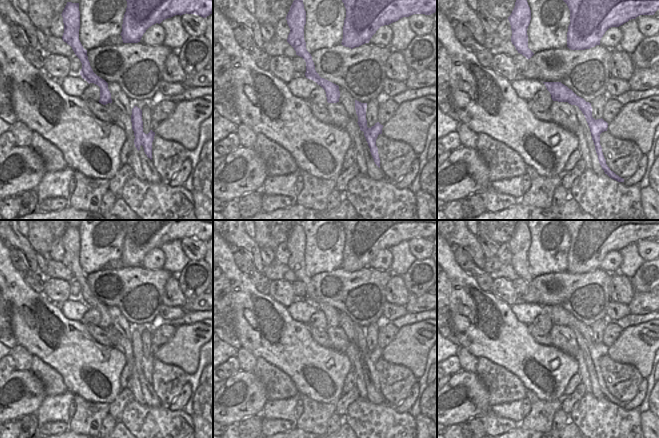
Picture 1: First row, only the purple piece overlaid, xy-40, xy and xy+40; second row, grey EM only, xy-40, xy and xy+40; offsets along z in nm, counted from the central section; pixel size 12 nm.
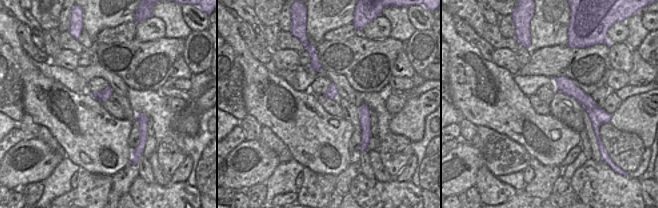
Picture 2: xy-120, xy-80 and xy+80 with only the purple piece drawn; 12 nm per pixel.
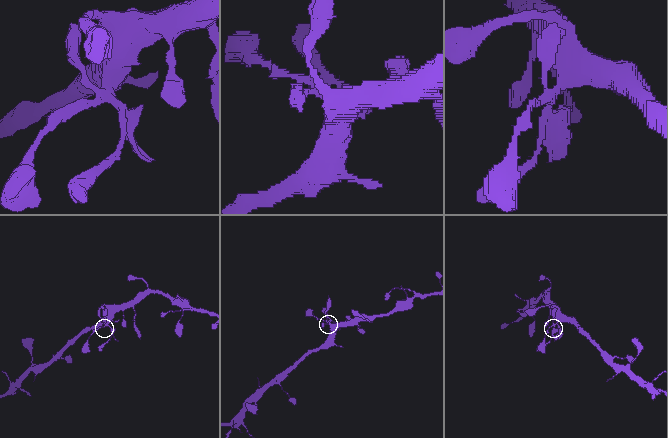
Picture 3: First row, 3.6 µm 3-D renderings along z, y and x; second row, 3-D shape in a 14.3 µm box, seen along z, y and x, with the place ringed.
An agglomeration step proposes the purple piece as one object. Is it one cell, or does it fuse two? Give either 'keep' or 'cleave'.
keep

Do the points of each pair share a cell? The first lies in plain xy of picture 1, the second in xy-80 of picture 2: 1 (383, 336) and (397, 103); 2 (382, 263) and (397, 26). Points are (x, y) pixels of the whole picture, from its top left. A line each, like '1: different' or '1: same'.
1: same
2: different

